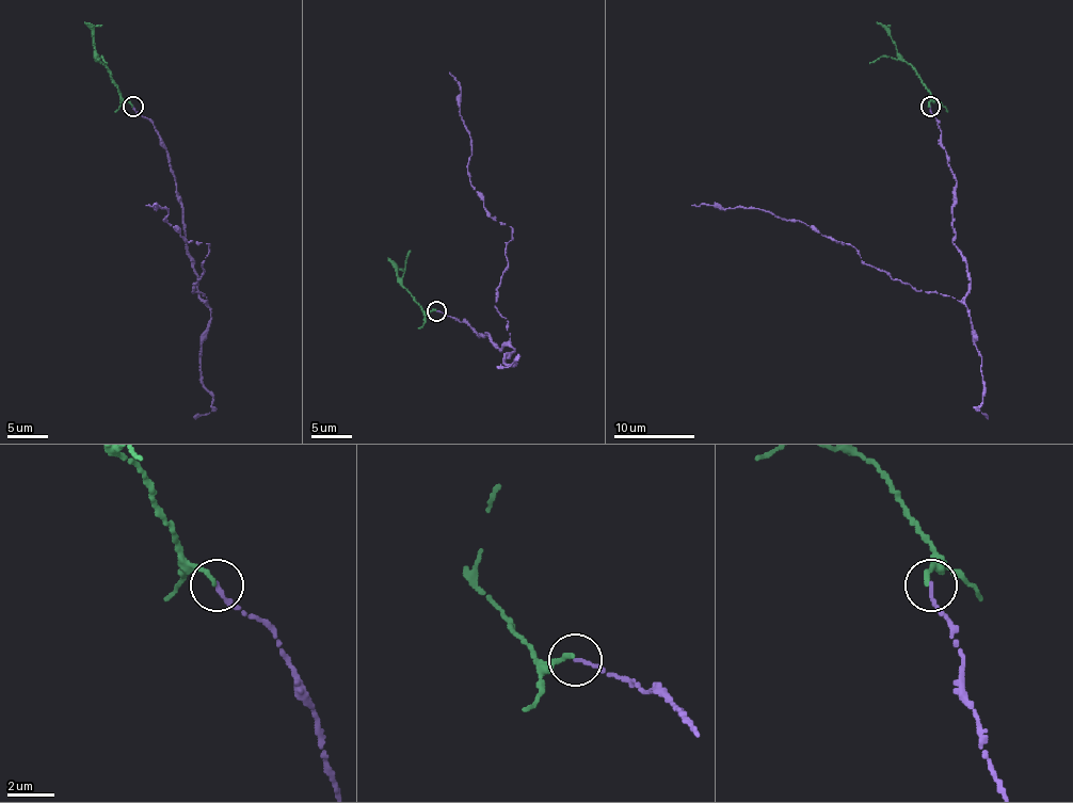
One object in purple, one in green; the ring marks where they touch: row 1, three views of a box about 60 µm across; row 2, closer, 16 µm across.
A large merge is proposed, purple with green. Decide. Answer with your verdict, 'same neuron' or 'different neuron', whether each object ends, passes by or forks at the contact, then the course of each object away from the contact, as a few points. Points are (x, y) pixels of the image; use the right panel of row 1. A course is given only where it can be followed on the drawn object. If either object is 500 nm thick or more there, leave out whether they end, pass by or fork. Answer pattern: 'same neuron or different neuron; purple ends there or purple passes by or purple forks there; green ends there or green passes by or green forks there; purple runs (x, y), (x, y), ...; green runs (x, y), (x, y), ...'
same neuron; purple ends there; green ends there; purple runs (930, 107), (957, 181), (953, 244), (971, 288), (961, 301), (912, 288), (803, 222), (755, 208), (691, 206); green runs (929, 107), (930, 93), (896, 50), (886, 31), (876, 22)

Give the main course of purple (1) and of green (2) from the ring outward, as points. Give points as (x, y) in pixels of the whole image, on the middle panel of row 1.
1: (436, 311), (501, 352), (508, 341), (495, 293), (511, 229), (471, 185), (449, 71)
2: (435, 309), (425, 311), (415, 302), (397, 277), (397, 267), (388, 257)

